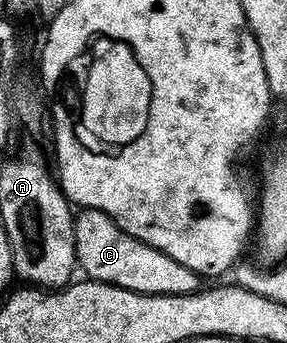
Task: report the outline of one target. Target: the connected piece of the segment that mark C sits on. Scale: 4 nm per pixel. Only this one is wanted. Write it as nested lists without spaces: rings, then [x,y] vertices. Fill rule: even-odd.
[[[82,209],[74,218],[74,242],[78,256],[77,268],[92,281],[103,281],[137,293],[152,295],[184,295],[200,289],[200,278],[184,263],[168,259],[156,247],[148,247],[140,239],[128,235],[99,209]]]

